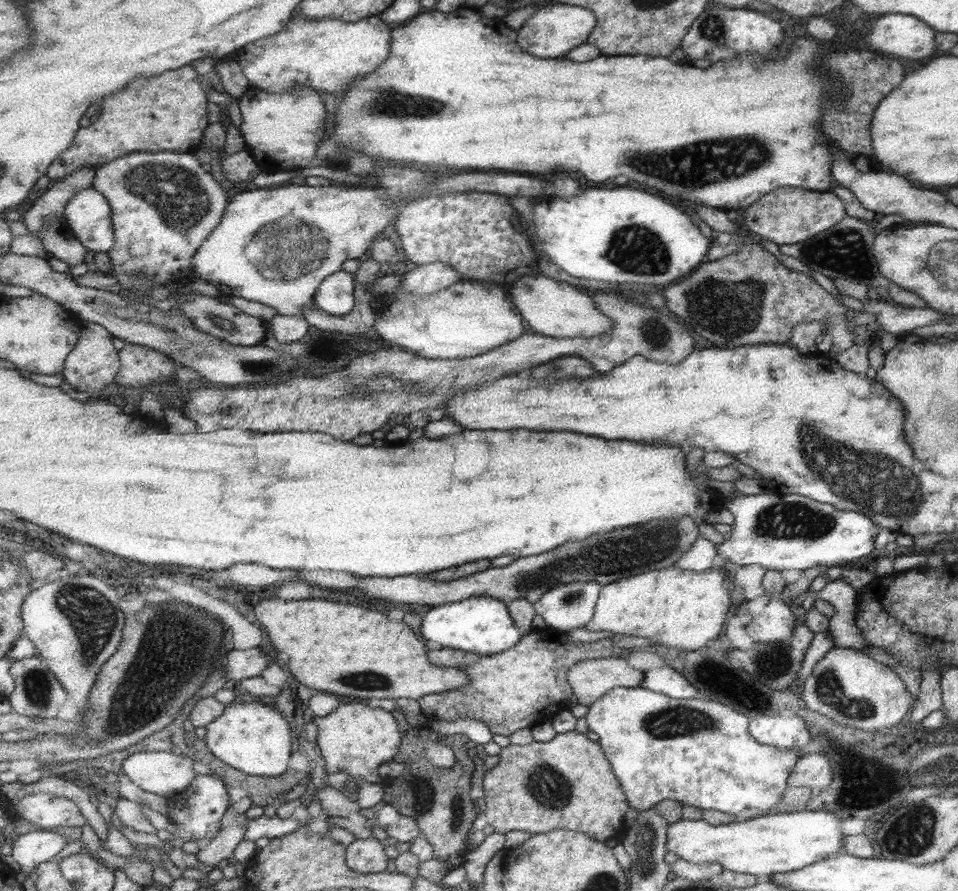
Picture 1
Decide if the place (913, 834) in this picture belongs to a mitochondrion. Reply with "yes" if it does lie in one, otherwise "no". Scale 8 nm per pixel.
yes

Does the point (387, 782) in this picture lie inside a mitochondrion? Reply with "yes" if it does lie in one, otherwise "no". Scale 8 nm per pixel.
no

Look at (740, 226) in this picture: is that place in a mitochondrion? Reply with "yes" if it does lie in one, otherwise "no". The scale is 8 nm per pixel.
no

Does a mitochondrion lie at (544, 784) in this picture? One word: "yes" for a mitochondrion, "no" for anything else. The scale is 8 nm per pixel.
yes

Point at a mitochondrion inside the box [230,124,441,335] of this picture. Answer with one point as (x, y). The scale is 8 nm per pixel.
(285, 249)

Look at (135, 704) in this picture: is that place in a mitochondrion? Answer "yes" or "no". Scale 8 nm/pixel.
yes

